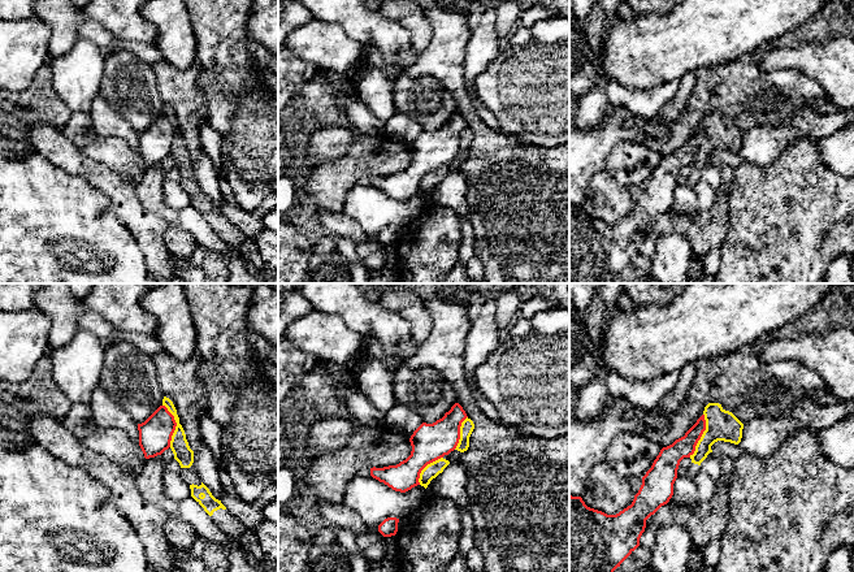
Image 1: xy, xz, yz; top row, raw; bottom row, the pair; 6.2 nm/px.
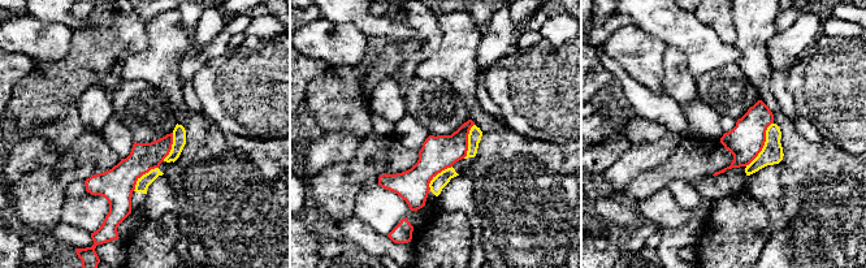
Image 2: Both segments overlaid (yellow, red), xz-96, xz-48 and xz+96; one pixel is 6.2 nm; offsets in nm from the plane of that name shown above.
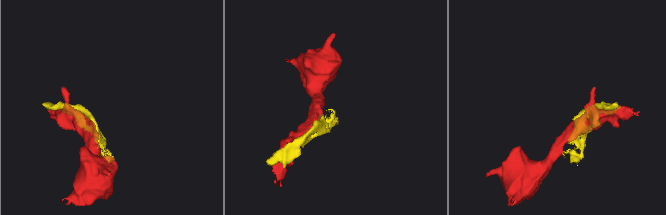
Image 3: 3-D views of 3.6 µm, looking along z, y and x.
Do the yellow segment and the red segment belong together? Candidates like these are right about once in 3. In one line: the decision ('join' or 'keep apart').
keep apart

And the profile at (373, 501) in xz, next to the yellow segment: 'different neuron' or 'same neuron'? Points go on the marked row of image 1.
different neuron

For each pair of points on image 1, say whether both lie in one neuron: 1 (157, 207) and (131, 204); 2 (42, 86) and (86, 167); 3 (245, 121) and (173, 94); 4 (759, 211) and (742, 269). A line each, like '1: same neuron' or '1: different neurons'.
1: different neurons
2: different neurons
3: different neurons
4: same neuron

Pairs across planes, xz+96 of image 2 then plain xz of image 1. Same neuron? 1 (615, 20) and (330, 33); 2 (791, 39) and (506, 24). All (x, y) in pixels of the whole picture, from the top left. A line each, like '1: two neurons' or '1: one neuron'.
1: two neurons
2: one neuron

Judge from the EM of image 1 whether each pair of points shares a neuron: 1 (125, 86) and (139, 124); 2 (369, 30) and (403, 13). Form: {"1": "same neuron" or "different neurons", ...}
{"1": "same neuron", "2": "different neurons"}

